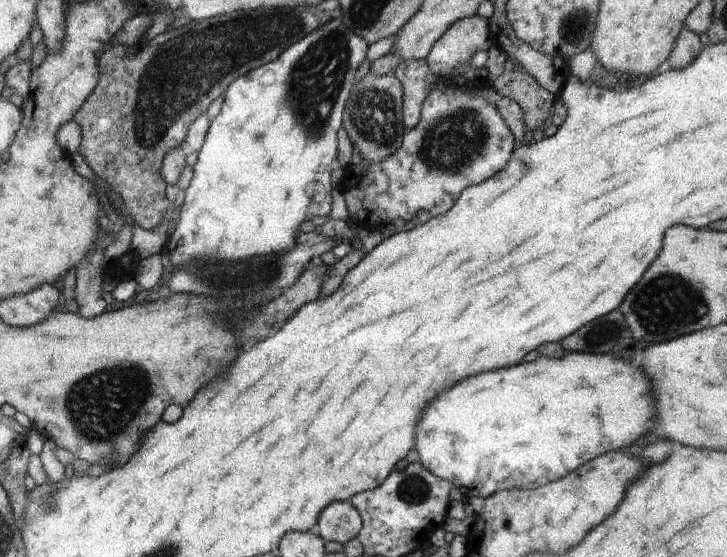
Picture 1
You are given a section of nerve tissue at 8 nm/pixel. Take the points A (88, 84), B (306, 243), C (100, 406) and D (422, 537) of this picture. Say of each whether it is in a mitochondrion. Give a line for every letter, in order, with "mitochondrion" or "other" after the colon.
A: other
B: other
C: mitochondrion
D: other

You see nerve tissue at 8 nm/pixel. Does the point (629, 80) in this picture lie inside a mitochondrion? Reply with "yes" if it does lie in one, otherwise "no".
no

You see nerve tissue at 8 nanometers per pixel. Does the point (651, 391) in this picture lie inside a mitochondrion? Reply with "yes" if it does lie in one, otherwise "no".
no

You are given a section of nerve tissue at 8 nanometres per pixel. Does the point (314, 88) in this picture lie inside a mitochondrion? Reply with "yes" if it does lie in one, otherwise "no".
yes

